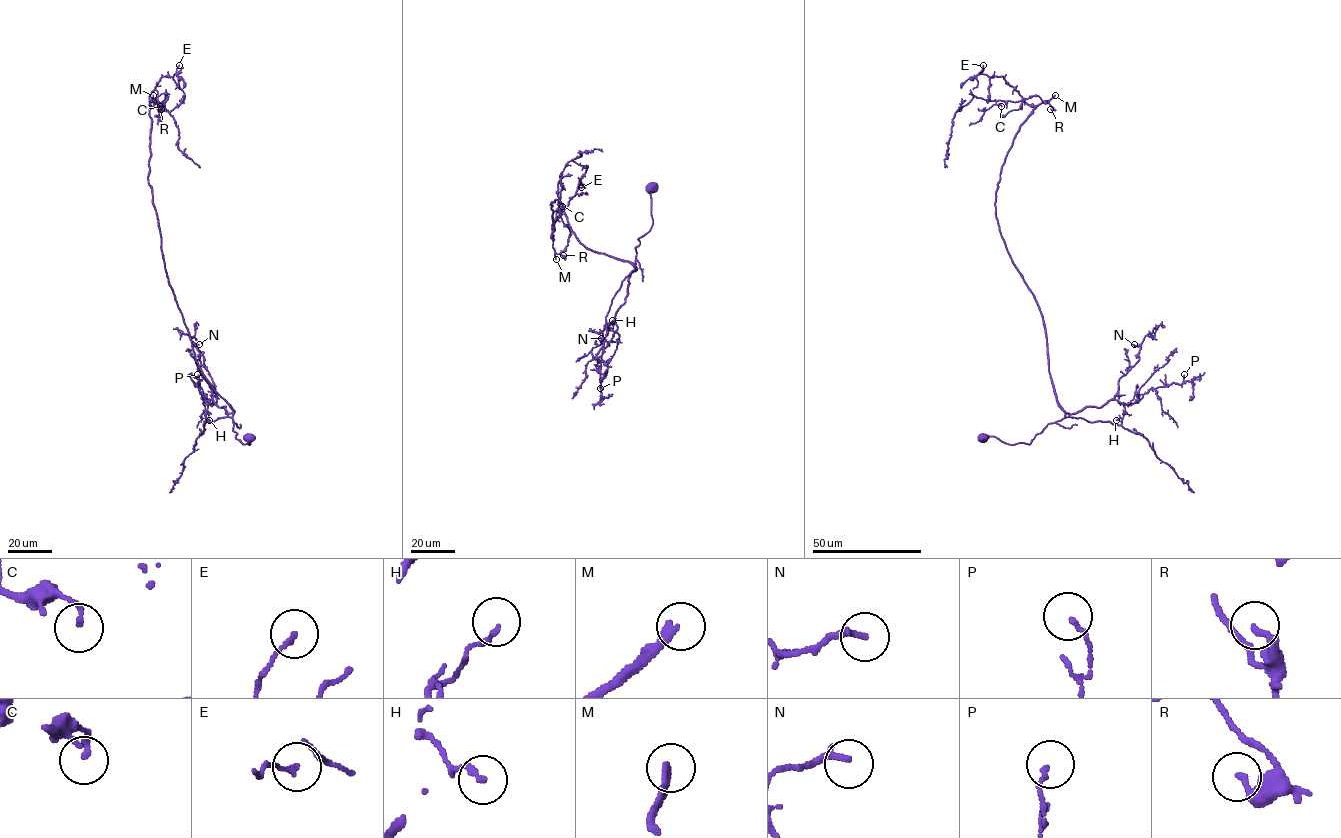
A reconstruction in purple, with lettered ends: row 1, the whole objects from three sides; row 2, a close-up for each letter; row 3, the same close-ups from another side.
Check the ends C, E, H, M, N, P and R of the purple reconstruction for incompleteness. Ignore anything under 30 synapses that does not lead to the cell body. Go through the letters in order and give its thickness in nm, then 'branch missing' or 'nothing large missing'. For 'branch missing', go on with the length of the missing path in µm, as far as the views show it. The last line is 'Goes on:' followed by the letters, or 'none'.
C: 160 nm thick; nothing large missing
E: 130 nm thick; nothing large missing
H: 180 nm thick; nothing large missing
M: 240 nm thick; branch missing; about 60 µm are missing
N: 200 nm thick; nothing large missing
P: 120 nm thick; nothing large missing
R: 180 nm thick; nothing large missing
Goes on: M

